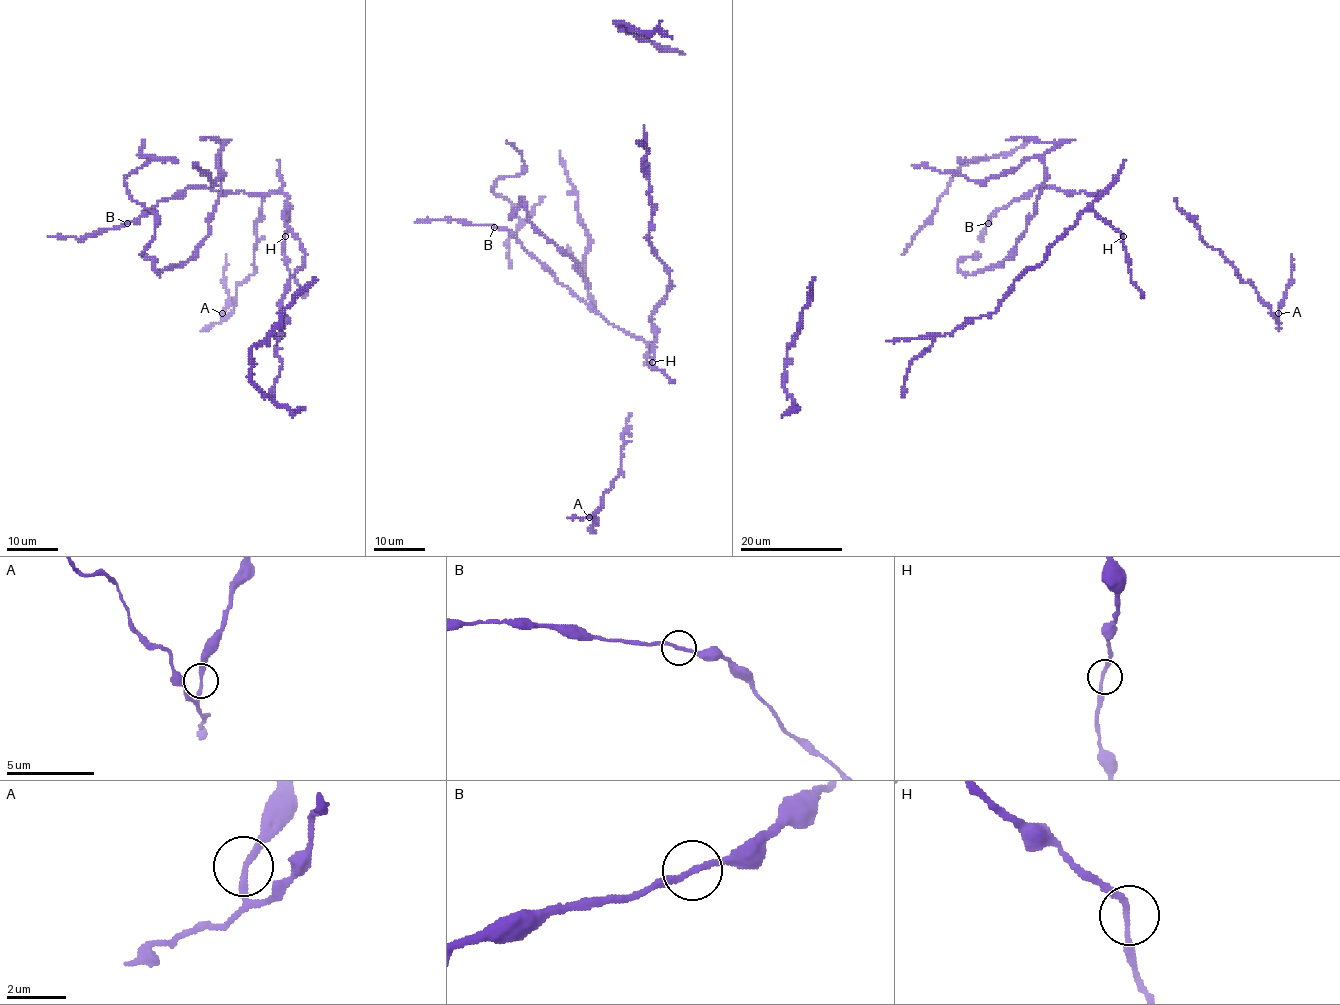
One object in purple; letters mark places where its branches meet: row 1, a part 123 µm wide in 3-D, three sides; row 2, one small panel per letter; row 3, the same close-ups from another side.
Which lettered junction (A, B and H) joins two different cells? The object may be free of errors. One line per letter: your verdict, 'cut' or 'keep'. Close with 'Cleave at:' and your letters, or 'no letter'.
A: cut
B: keep
H: keep
Cleave at: A

